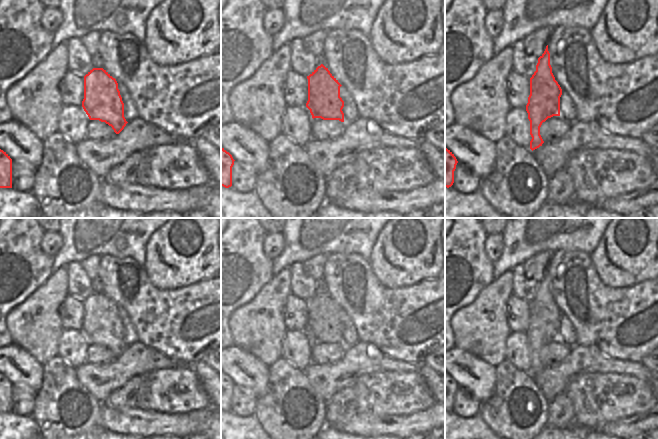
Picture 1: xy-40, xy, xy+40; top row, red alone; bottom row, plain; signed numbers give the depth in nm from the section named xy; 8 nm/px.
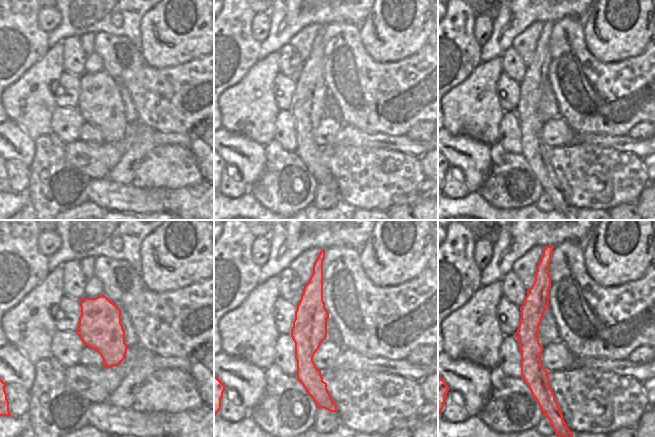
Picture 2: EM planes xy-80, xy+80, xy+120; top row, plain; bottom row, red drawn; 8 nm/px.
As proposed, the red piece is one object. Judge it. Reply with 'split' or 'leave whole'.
split

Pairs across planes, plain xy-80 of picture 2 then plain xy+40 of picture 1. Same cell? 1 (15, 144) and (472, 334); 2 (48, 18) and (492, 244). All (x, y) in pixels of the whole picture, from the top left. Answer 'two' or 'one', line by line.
1: two
2: one

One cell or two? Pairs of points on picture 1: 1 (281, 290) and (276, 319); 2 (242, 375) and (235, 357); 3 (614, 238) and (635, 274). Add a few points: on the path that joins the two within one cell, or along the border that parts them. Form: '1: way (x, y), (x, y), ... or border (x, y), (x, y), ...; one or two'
1: way (276, 297), (276, 312); one
2: way (239, 371), (232, 364), (233, 361); one
3: way (619, 247), (631, 260), (632, 265); one

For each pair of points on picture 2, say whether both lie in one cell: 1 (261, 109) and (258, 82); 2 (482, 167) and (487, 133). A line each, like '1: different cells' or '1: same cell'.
1: same cell
2: different cells

